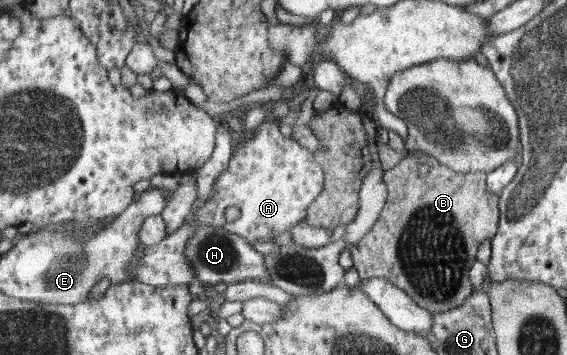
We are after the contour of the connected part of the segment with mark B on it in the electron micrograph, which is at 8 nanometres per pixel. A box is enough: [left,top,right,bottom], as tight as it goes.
[350,156,501,313]

